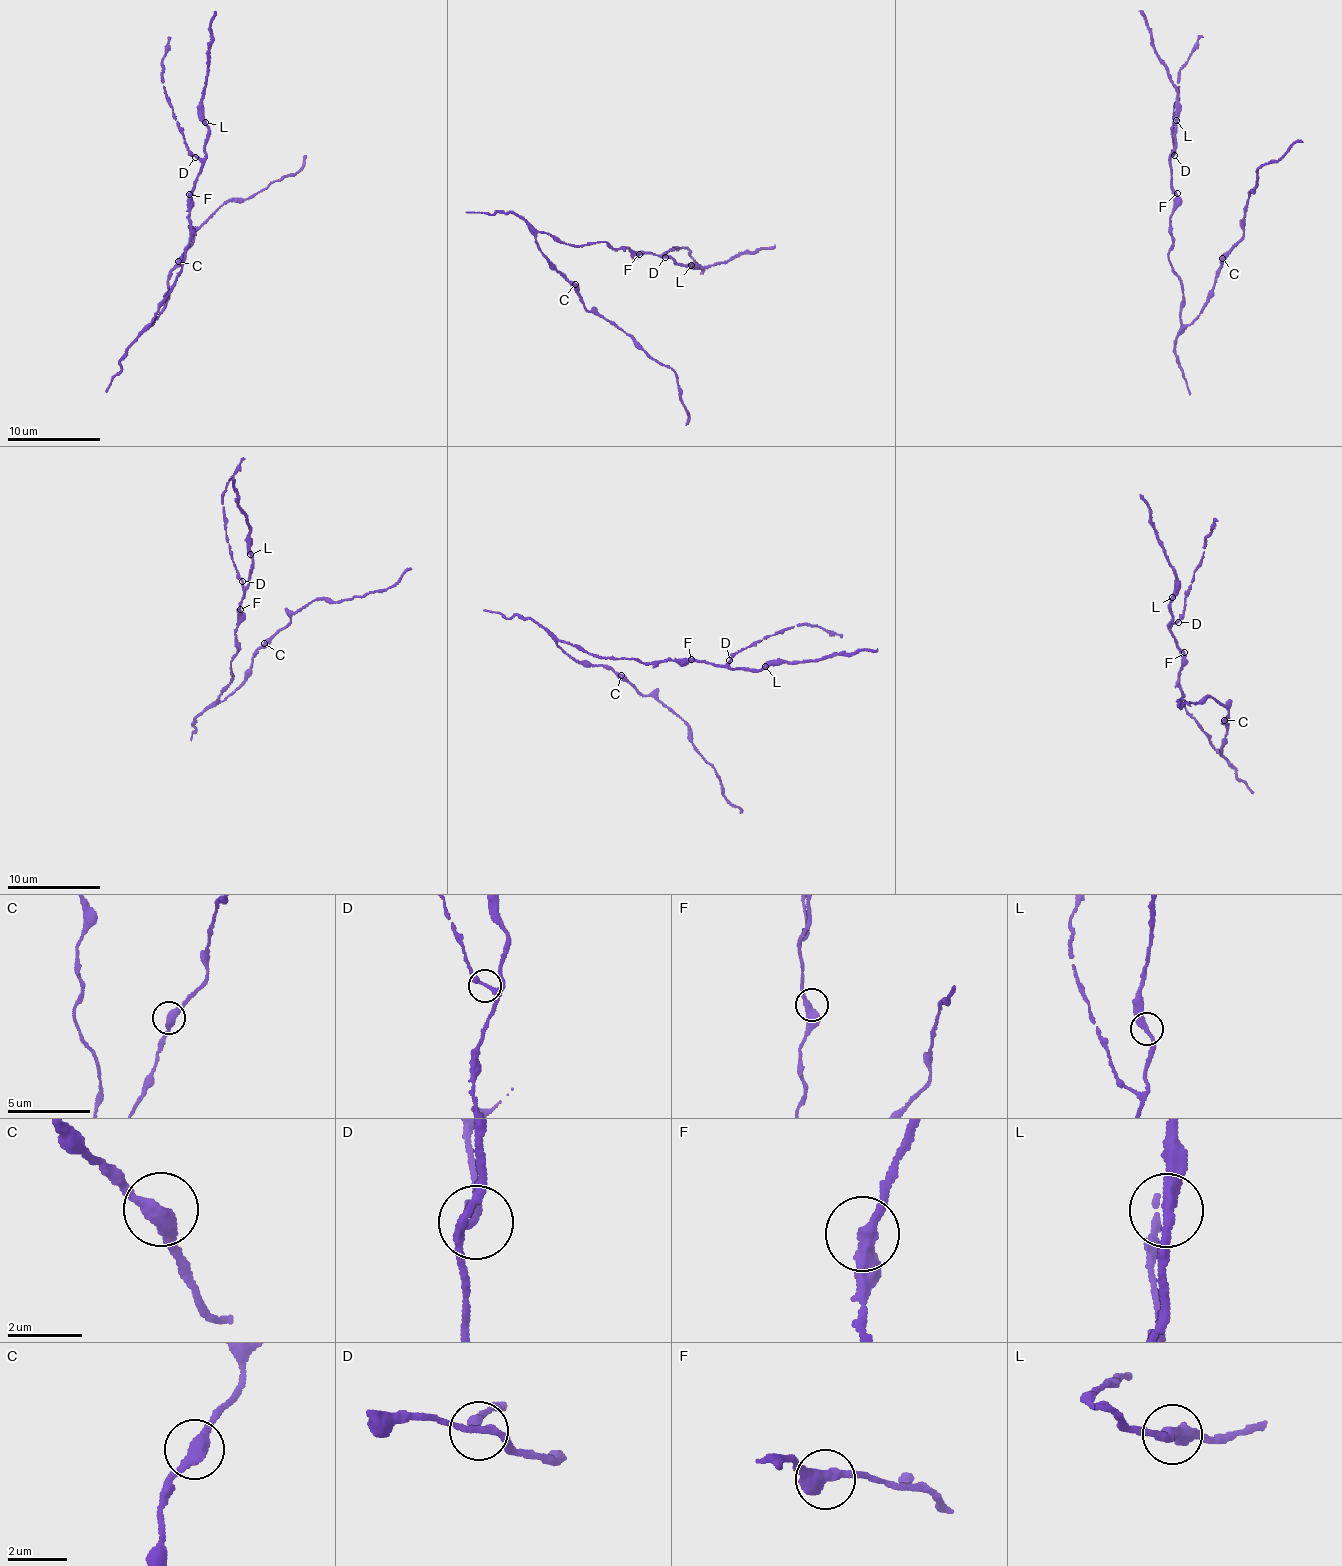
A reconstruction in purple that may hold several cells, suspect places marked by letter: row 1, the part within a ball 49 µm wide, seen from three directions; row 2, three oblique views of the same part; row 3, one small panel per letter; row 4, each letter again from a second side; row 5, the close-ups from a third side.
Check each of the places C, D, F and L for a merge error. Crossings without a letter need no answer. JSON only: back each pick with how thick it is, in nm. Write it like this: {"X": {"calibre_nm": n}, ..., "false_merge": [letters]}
{"false_merge": []}

